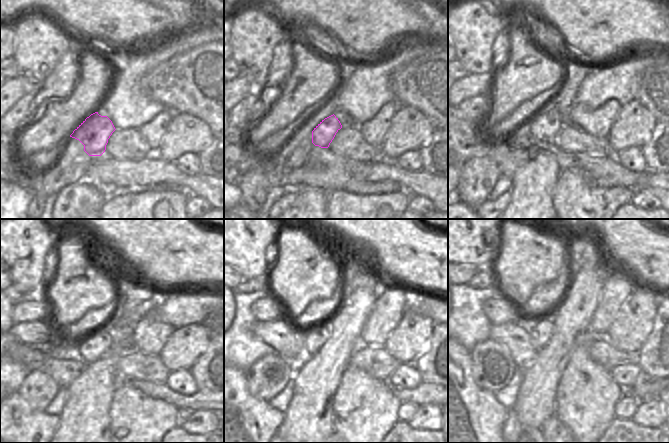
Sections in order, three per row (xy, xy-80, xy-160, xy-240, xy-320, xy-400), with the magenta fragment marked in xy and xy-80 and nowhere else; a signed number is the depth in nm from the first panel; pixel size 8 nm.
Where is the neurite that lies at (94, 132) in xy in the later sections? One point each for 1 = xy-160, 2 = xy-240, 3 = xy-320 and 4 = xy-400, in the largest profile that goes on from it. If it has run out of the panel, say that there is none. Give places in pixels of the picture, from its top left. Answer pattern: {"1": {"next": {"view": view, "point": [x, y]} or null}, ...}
{"1": {"next": {"view": "xy-160", "point": [546, 124]}}, "2": {"next": {"view": "xy-240", "point": [91, 348]}}, "3": {"next": {"view": "xy-320", "point": [315, 337]}}, "4": {"next": {"view": "xy-400", "point": [540, 328]}}}

